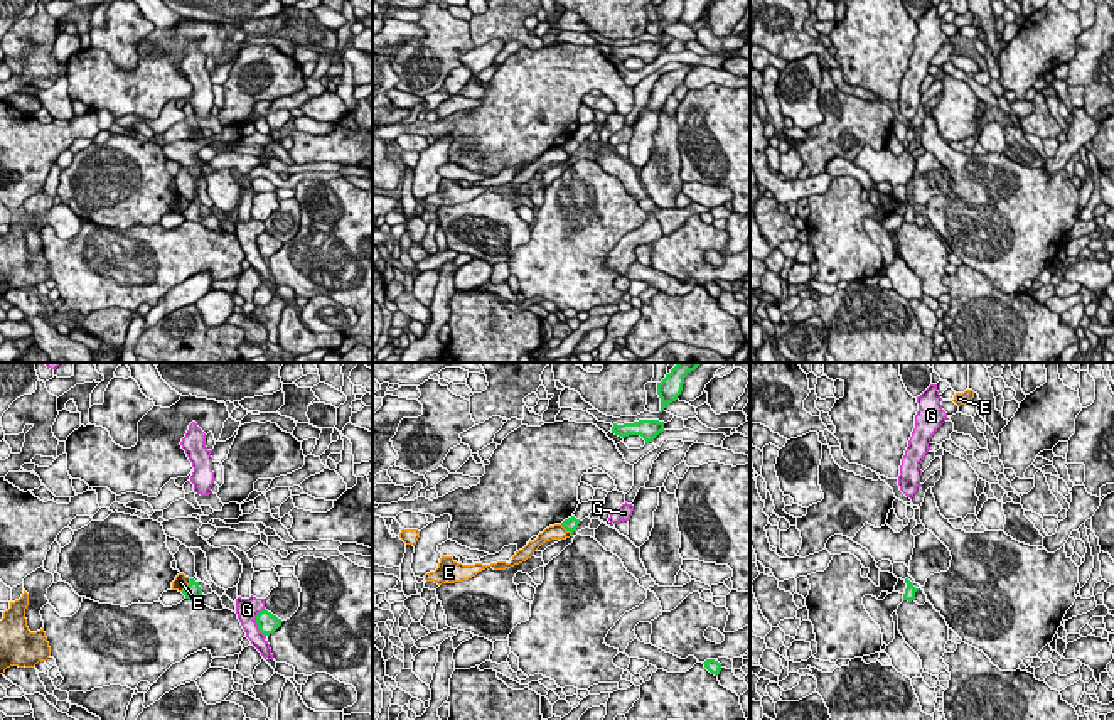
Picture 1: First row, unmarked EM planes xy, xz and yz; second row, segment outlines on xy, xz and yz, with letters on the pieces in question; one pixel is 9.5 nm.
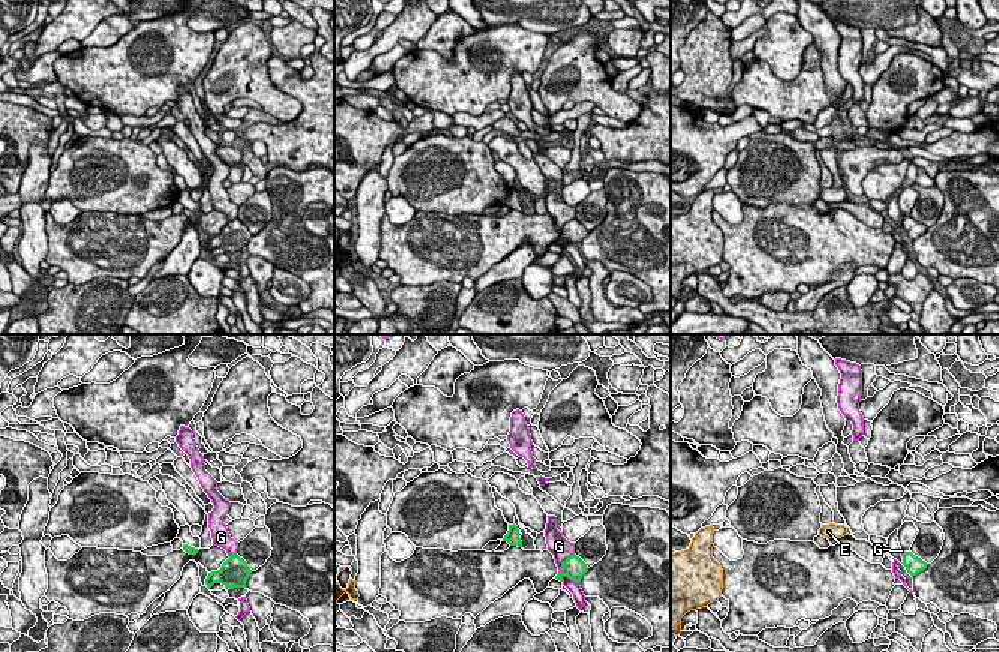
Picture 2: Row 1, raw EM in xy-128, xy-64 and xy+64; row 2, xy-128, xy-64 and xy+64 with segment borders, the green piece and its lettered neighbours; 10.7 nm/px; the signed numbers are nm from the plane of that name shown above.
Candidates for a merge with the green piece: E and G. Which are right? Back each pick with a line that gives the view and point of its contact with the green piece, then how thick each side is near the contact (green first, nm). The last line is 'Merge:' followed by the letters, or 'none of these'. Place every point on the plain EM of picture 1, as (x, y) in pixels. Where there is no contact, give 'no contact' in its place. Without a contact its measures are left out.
Merge: none of these

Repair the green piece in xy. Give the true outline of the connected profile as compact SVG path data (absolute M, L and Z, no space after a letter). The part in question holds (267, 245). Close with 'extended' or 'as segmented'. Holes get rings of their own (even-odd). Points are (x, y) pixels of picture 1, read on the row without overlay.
M266 231L258 234L258 238L256 238L258 251L265 260L273 256L281 248L281 244L283 244L281 241L278 241Z | as segmented

